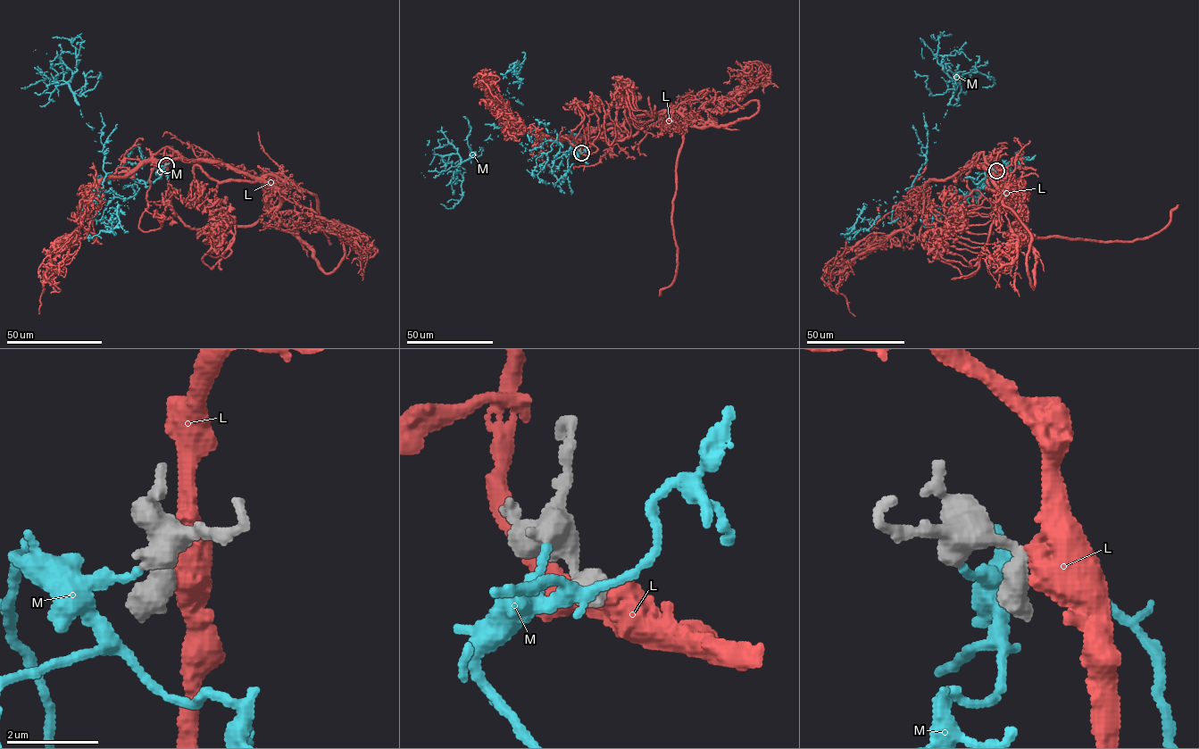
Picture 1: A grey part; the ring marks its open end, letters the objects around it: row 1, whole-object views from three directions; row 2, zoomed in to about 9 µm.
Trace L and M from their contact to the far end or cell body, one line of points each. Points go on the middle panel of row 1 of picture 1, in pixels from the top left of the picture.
L: (581, 153), (581, 138), (604, 126), (665, 112), (685, 119), (671, 219), (678, 263), (672, 283), (660, 295)
M: (579, 152), (574, 140), (560, 152), (544, 120), (512, 118), (458, 164), (458, 203), (440, 203)

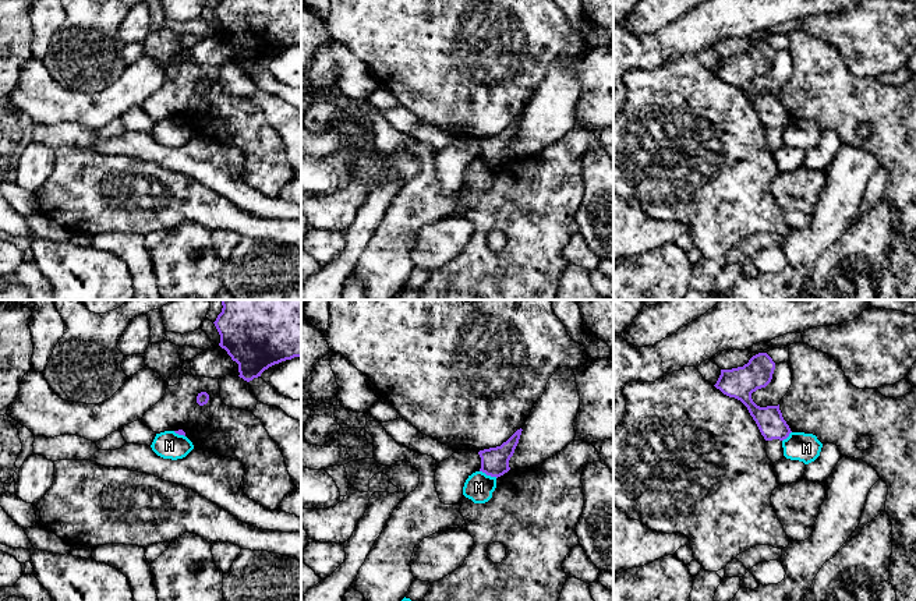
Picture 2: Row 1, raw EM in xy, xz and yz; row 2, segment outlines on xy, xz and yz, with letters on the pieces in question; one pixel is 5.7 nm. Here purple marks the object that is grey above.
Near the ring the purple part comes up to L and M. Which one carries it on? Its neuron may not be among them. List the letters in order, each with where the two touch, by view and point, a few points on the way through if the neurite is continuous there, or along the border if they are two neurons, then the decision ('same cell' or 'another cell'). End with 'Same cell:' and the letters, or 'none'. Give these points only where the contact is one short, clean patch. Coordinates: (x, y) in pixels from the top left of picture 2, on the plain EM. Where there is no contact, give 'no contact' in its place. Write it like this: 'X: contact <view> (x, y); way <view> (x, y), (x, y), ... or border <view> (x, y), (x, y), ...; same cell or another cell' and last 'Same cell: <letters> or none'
L: no contact; another cell
M: contact xz (488, 162); border xz (480, 158), (497, 165); another cell
Same cell: none

